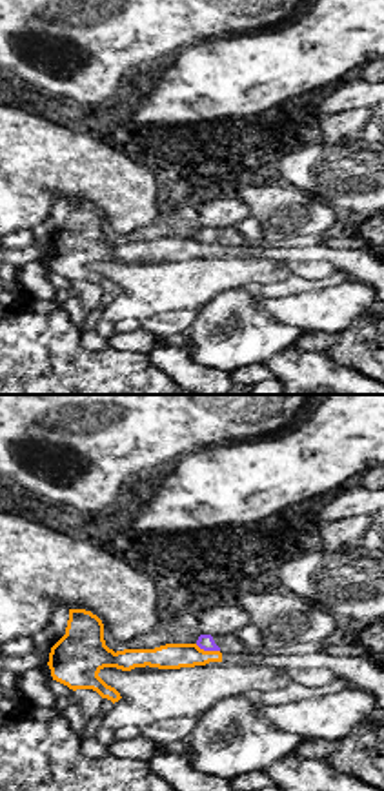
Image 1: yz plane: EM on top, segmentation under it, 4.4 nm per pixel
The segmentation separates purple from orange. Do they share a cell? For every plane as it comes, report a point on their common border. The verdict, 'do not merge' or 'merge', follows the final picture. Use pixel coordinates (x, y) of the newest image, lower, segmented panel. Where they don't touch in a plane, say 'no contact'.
meets purple at (208, 650)

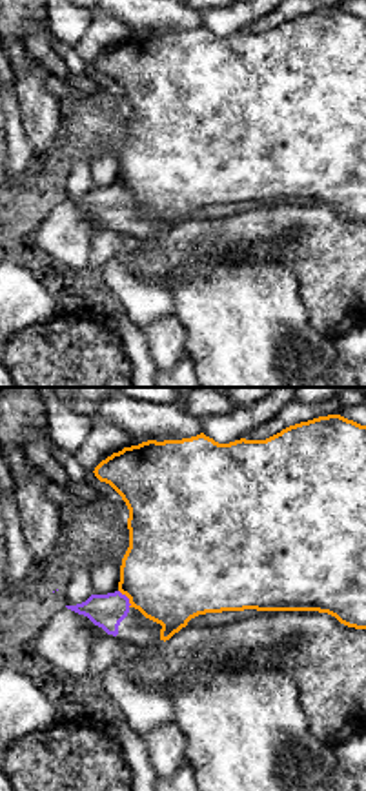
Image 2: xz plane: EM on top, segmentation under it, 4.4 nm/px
meets purple at (128, 599)

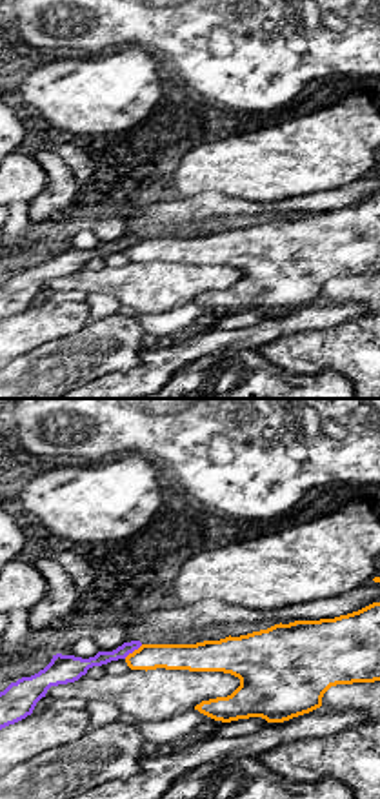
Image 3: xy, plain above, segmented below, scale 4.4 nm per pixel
meets purple at (133, 650)

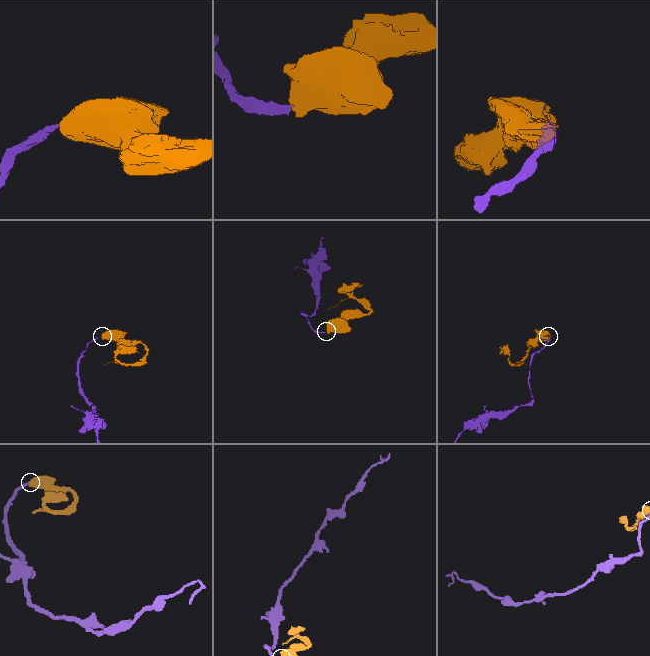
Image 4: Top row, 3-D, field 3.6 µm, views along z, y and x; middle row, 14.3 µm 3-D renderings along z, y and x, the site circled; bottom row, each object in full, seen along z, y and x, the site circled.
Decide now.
do not merge

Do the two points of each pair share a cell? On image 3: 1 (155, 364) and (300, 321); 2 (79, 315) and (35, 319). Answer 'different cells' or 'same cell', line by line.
1: same cell
2: same cell

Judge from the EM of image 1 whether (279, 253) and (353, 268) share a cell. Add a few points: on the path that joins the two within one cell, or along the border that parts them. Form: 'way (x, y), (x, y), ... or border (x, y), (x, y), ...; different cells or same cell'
way (297, 253), (335, 255); same cell

